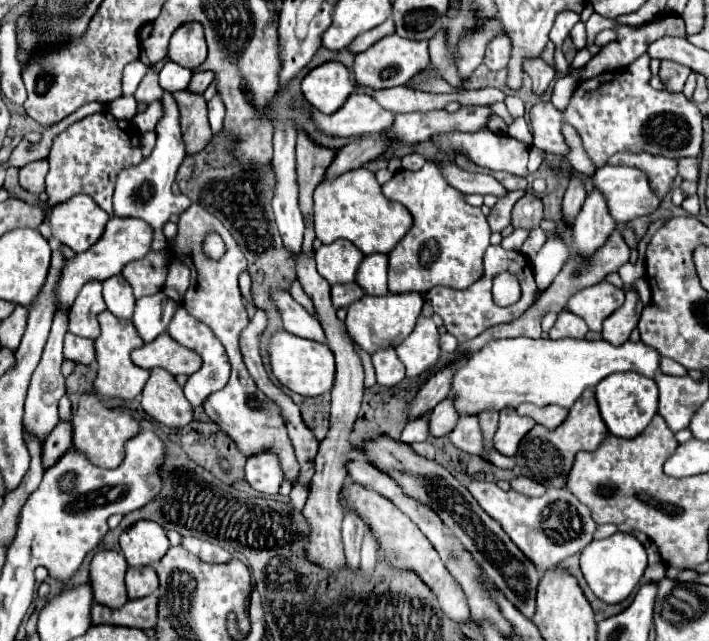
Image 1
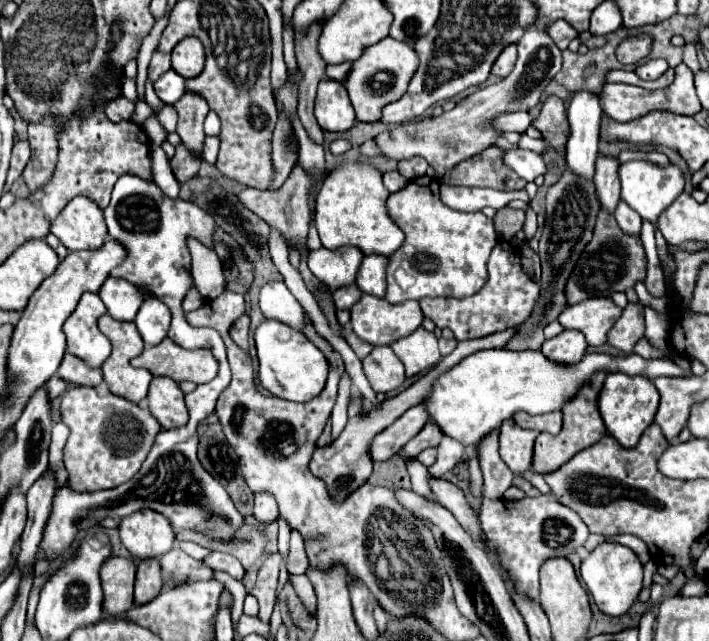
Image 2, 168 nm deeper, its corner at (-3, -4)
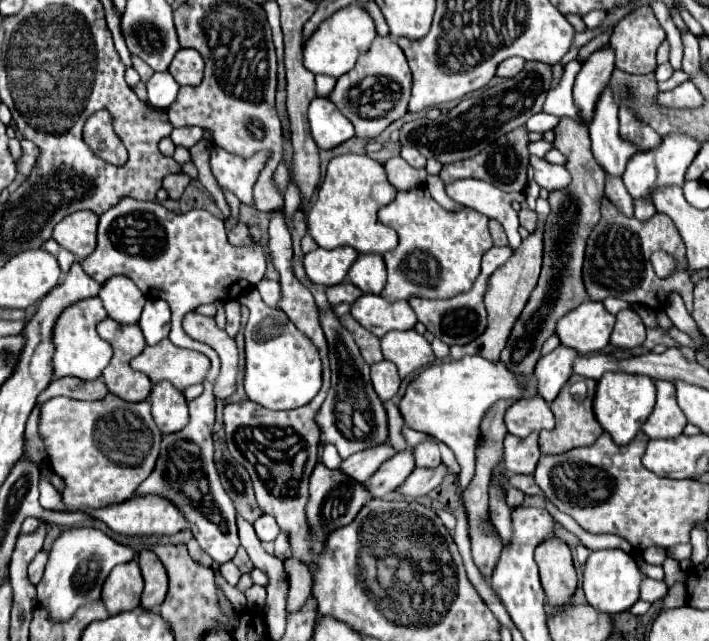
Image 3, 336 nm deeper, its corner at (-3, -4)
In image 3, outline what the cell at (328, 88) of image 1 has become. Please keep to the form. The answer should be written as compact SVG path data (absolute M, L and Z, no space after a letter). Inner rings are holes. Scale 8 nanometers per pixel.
M313 98L309 104L309 126L315 144L323 150L333 150L355 136L351 122L327 98Z

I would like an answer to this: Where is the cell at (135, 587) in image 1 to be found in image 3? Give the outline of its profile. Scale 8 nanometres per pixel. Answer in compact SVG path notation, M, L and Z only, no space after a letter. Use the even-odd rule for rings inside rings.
M143 550L139 554L139 568L141 568L143 580L145 580L141 606L145 610L153 610L155 606L159 606L165 600L167 572L165 572L163 562L159 562L159 558L151 550Z

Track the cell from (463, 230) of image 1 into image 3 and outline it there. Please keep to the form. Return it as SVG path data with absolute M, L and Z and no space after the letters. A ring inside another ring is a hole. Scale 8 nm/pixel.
M425 186L407 190L407 192L397 192L397 198L383 206L379 210L379 222L385 226L393 228L399 234L399 244L391 252L387 252L385 264L387 264L387 286L383 288L381 296L385 300L409 300L413 296L419 298L451 298L459 292L465 292L471 288L471 284L477 280L479 270L481 270L481 256L493 246L487 222L489 218L483 216L481 212L475 212L471 208L461 208L457 212L445 210L441 204L437 204L429 190Z

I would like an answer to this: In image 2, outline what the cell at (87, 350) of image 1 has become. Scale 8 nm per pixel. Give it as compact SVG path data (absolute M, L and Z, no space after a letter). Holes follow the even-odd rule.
M65 352L57 374L63 380L75 382L75 384L81 384L81 386L97 386L103 380L101 368L91 368L89 364L85 364L85 360L81 360L79 356L73 356L71 352Z

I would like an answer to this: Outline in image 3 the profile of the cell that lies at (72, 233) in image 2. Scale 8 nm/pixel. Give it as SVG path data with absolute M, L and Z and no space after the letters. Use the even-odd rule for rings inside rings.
M81 210L69 214L53 230L53 240L73 252L77 258L85 258L95 250L95 232L97 232L97 214Z

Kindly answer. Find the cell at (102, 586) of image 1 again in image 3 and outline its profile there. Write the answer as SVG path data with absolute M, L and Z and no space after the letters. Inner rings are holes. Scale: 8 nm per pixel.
M133 560L113 568L113 572L103 584L101 600L107 606L107 612L115 616L125 610L135 610L141 602L141 592L143 592L143 578L137 562Z

